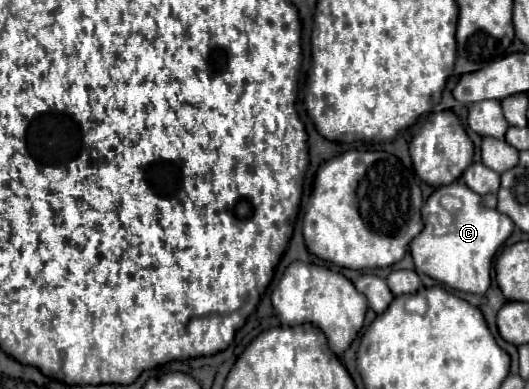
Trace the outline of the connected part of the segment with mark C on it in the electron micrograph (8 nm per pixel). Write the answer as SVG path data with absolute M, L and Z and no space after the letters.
M461 180L441 186L435 190L433 196L427 198L425 206L423 206L423 230L417 238L413 238L411 242L411 256L415 262L415 270L427 274L429 278L453 288L453 290L461 290L461 292L469 292L469 294L485 294L489 284L491 284L491 266L493 266L493 258L497 254L497 250L503 246L503 242L511 236L513 232L513 222L491 208L483 206L483 198L479 194L475 194L473 190L469 190Z

